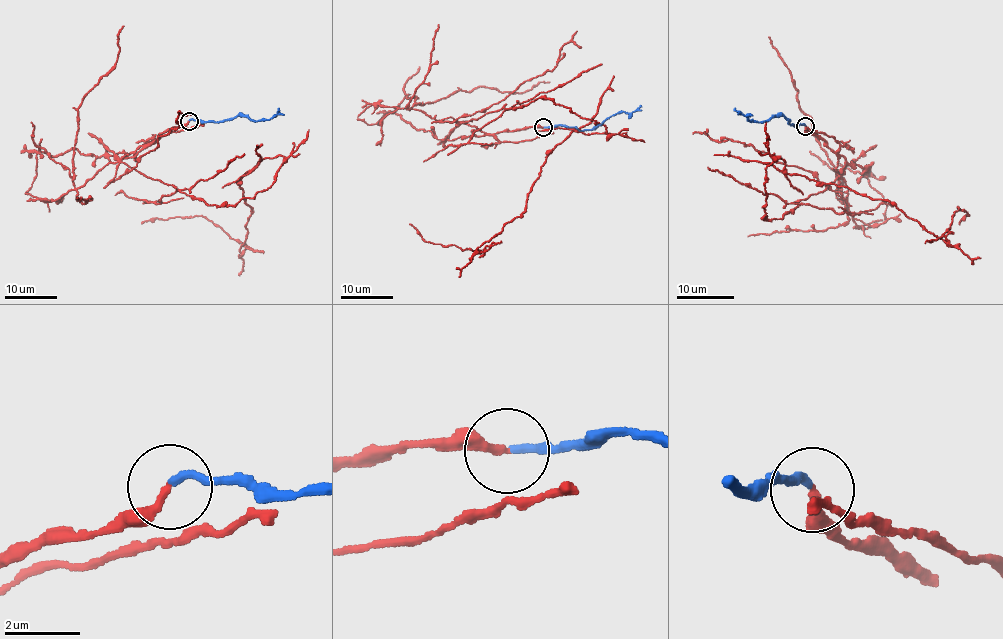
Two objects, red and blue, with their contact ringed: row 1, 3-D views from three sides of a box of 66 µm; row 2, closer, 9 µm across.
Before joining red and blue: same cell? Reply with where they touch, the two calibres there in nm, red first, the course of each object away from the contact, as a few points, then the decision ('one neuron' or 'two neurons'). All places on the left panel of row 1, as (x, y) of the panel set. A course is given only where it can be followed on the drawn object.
place (189, 121); calibres 240 and 200 nm; course red (189, 121), (121, 161), (234, 206), (272, 184), (281, 155), (240, 181), (244, 250), (203, 216), (141, 223); course blue (189, 121), (224, 121), (248, 116), (254, 121), (269, 119), (275, 116), (278, 108); two neurons

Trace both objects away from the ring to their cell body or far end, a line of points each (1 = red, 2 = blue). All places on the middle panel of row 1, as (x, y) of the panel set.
1: (544, 127), (461, 122), (538, 98), (609, 133), (573, 131), (480, 253), (410, 224)
2: (544, 127), (576, 127), (588, 130), (601, 125), (607, 117), (625, 111), (632, 112), (641, 105)

